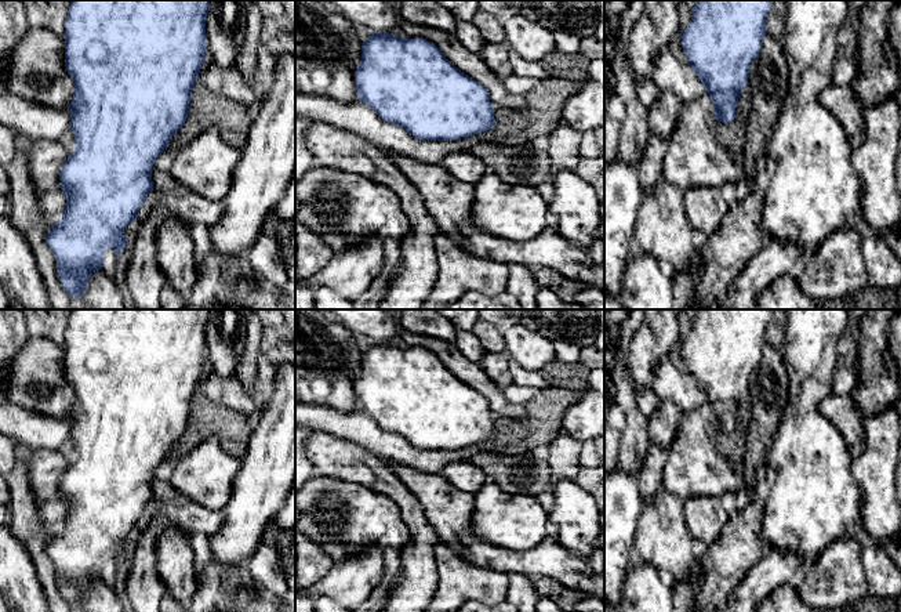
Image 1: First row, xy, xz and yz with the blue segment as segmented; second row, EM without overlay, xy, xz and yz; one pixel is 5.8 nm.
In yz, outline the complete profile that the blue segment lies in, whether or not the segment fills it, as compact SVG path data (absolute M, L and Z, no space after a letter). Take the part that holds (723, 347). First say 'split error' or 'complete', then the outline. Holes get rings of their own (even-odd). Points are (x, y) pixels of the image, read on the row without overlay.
complete; M697 309L691 330L682 340L682 356L711 405L716 431L731 432L740 403L746 398L751 372L759 365L774 309Z

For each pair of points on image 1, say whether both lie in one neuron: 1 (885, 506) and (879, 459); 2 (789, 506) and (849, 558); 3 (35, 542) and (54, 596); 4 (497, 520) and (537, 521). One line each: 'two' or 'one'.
1: one
2: two
3: one
4: one

